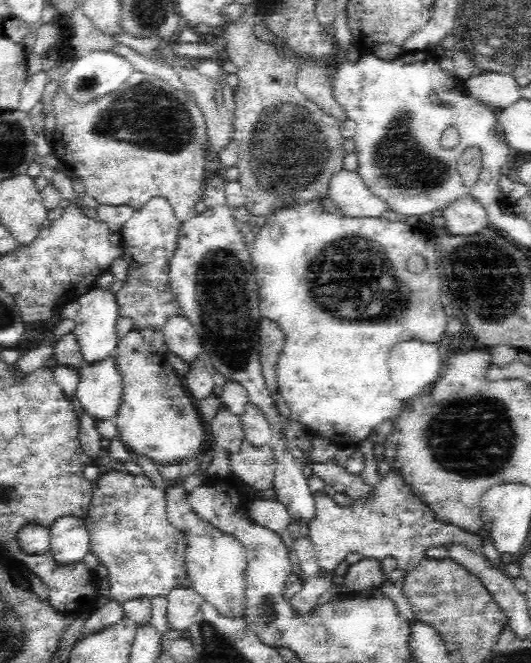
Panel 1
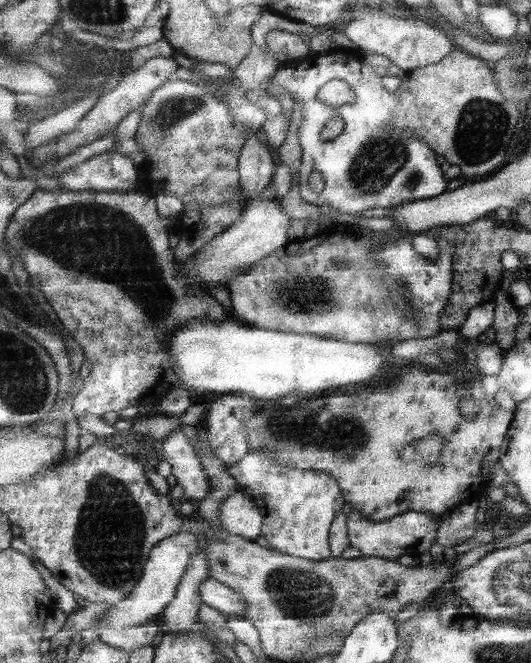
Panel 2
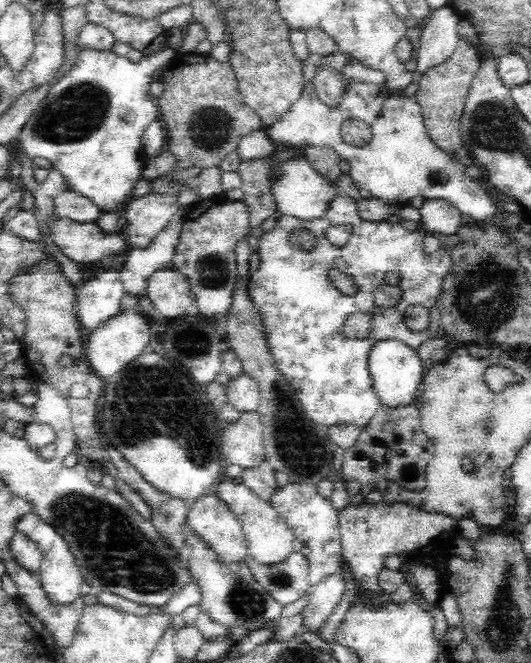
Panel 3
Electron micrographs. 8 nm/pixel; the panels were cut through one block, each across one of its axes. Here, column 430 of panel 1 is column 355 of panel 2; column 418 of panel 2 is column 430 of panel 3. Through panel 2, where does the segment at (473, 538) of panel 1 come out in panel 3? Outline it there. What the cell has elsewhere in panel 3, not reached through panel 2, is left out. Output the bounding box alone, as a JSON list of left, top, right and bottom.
[338,500,458,594]

